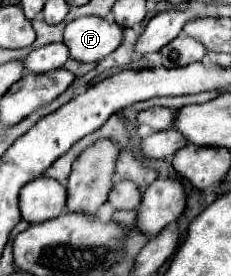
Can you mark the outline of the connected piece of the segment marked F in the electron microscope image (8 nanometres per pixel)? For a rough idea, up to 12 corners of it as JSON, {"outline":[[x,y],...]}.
{"outline":[[101,17],[65,27],[69,57],[97,63],[123,41],[123,29]]}

